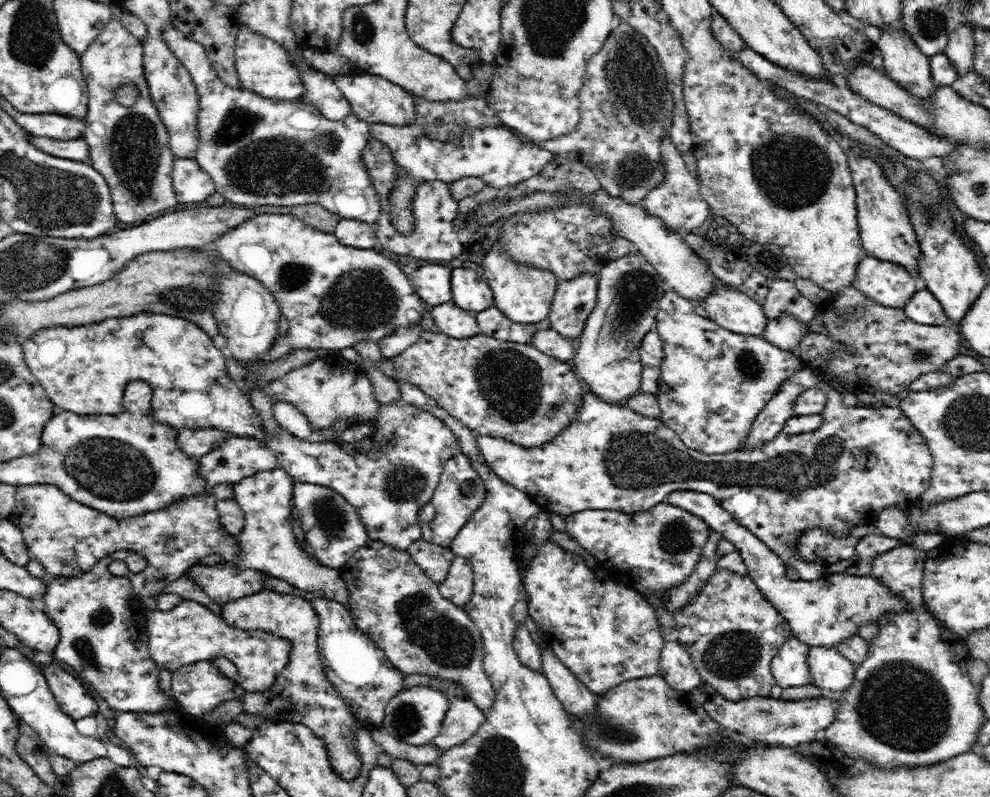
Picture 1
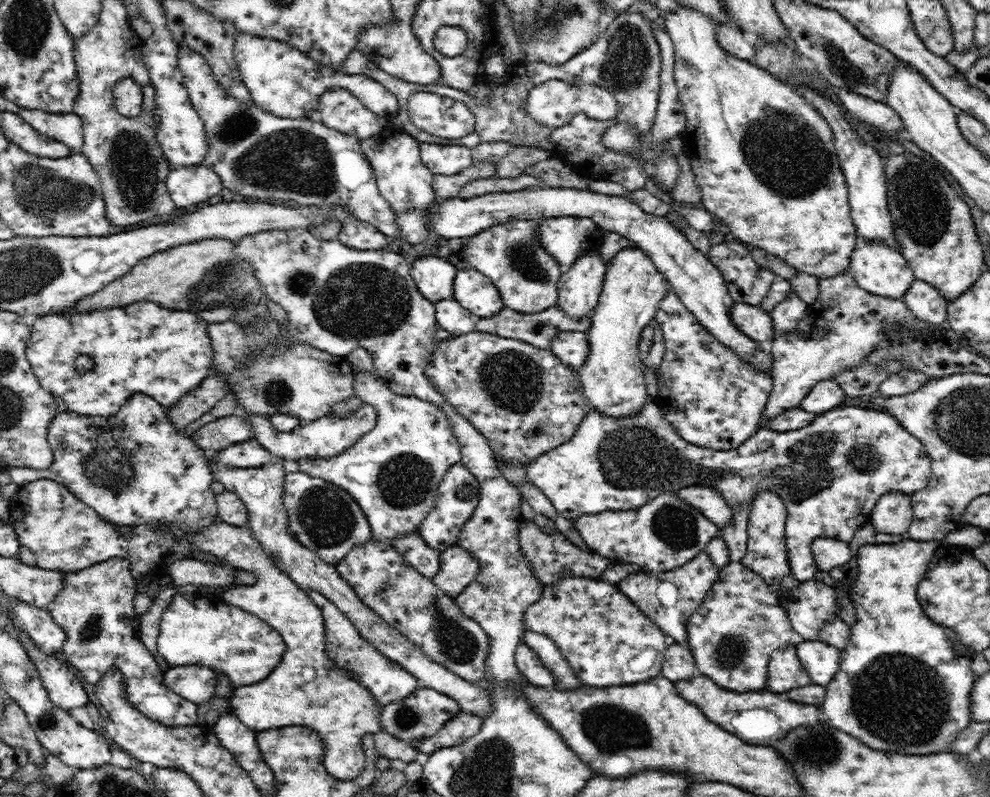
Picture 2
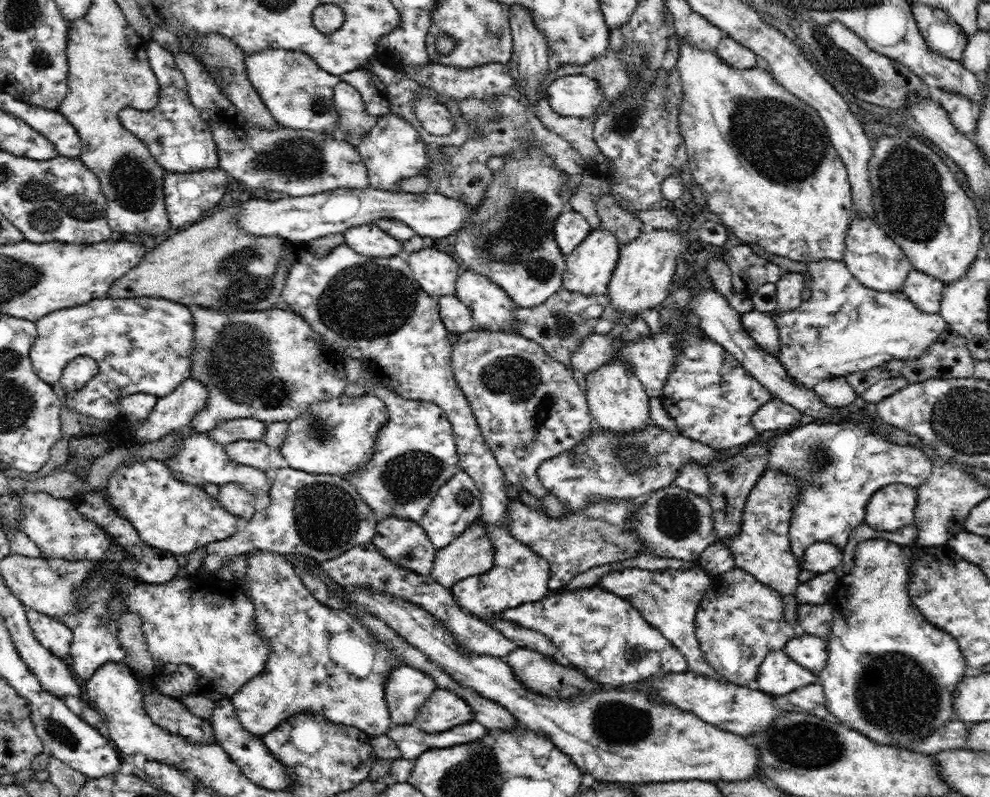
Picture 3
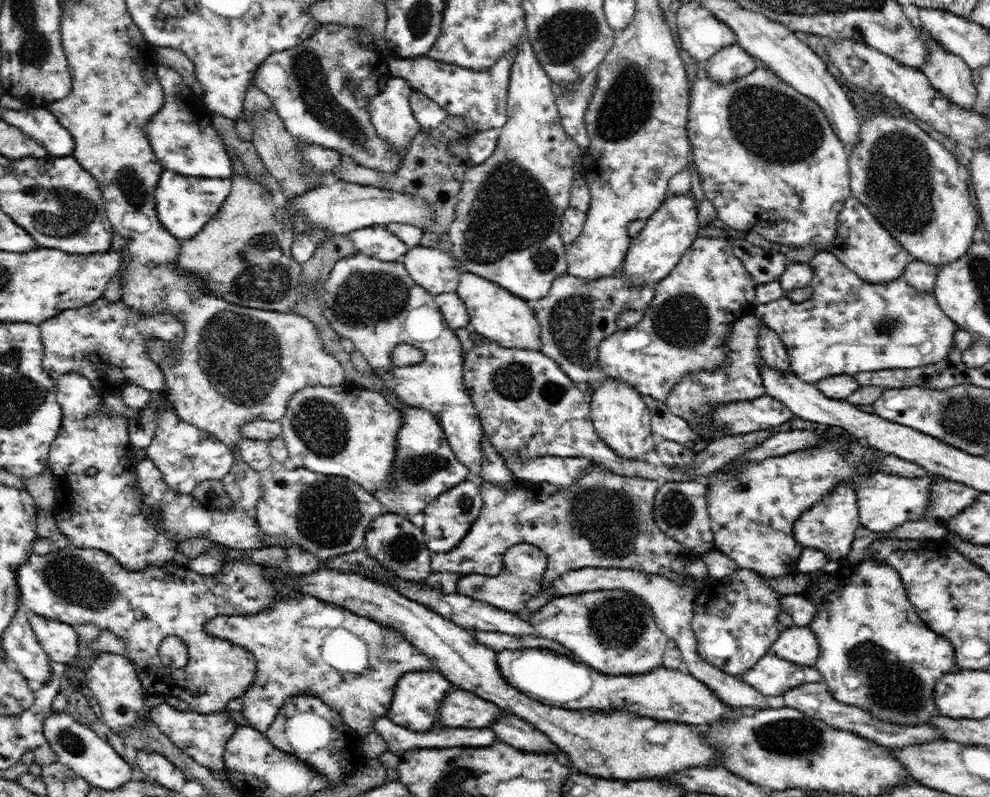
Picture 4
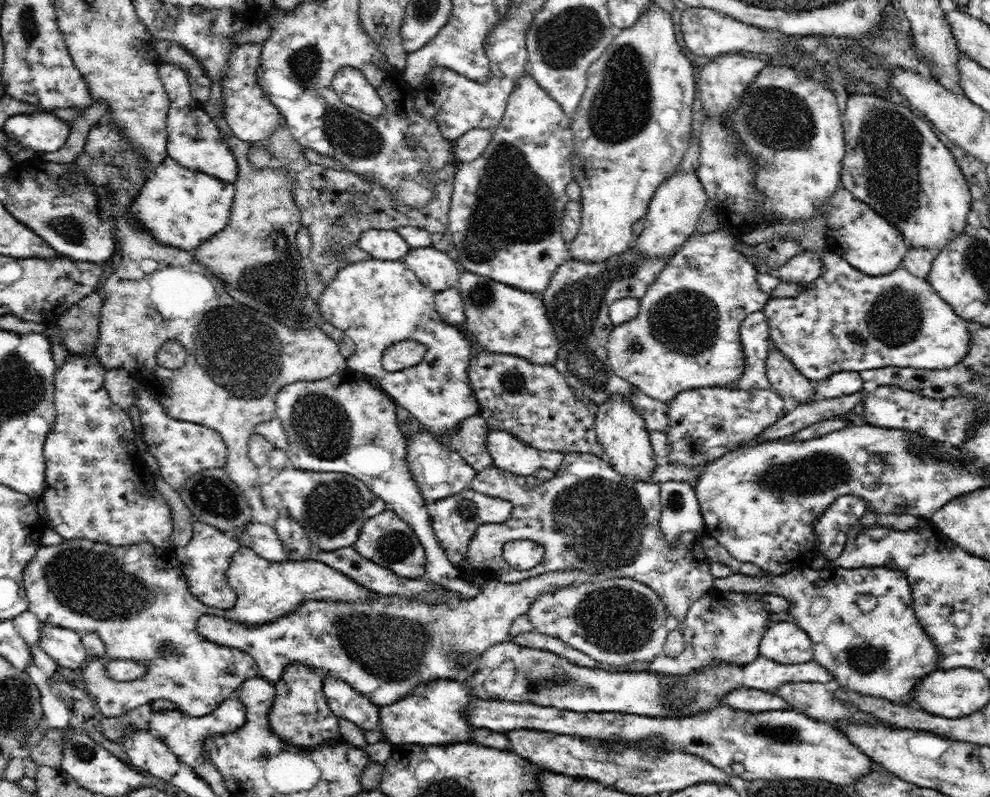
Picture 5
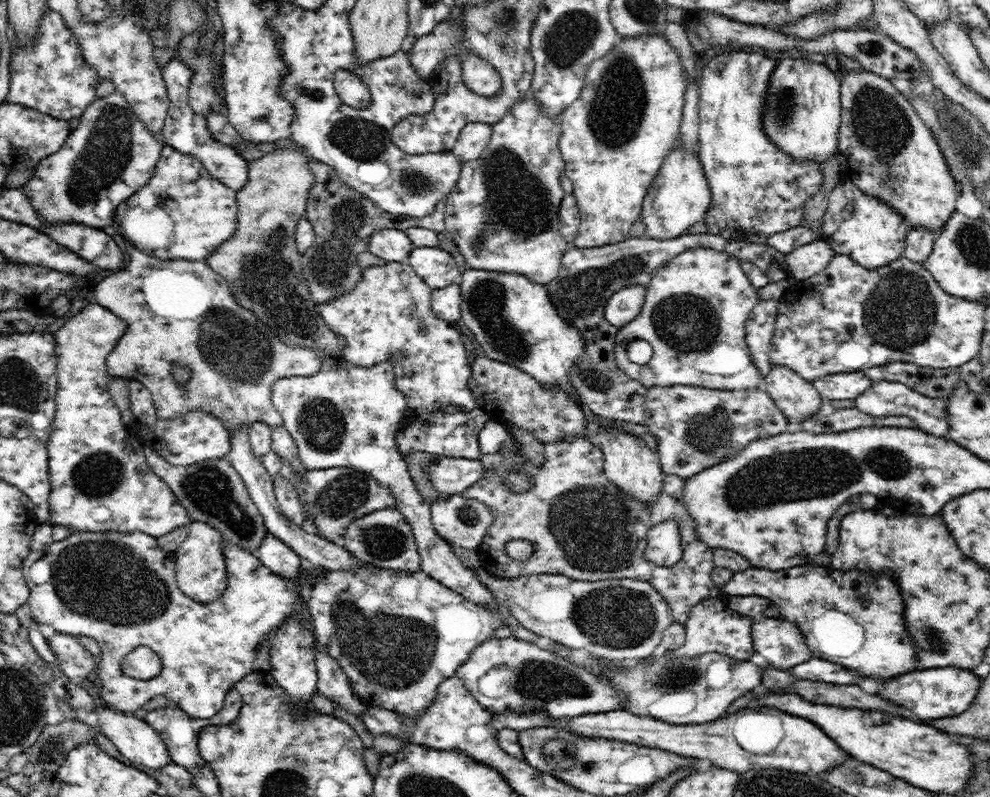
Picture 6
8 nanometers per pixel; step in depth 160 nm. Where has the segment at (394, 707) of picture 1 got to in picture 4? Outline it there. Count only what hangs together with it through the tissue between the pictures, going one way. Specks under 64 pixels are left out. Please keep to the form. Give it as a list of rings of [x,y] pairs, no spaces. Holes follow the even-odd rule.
[[[454,688],[442,699],[438,720],[439,724],[450,728],[484,728],[506,713],[512,712],[474,693]]]

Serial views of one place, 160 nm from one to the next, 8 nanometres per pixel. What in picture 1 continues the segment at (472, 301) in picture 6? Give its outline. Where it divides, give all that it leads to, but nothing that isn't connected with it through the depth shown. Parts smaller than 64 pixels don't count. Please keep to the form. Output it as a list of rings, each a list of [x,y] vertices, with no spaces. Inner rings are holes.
[[[456,268],[452,272],[452,301],[467,311],[482,312],[494,305],[494,297],[488,281],[470,268]]]

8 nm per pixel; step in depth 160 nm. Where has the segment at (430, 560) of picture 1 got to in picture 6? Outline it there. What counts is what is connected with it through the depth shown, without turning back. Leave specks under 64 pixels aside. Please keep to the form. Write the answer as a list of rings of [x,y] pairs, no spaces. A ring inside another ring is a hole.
[[[396,508],[374,510],[350,522],[340,542],[354,557],[364,564],[394,572],[418,572],[421,569],[420,555],[410,524]]]

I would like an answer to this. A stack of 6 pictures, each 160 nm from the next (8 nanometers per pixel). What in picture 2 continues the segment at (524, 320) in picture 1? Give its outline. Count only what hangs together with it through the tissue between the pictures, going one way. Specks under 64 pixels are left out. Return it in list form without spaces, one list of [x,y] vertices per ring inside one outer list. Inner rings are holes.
[[[544,218],[506,220],[466,238],[466,242],[461,243],[464,246],[459,246],[461,252],[466,252],[464,259],[468,264],[491,278],[505,306],[522,314],[542,312],[557,304],[558,281],[563,273],[540,244],[539,226],[542,220]]]

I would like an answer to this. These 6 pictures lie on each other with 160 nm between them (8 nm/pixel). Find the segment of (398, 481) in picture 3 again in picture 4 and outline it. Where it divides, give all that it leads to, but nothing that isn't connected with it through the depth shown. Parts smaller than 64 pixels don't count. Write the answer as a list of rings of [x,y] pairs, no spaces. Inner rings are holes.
[[[404,407],[402,425],[396,438],[392,479],[389,485],[374,493],[382,505],[388,506],[389,512],[407,517],[420,514],[442,493],[453,489],[459,482],[466,480],[470,470],[457,459],[448,443],[439,419],[423,408]]]

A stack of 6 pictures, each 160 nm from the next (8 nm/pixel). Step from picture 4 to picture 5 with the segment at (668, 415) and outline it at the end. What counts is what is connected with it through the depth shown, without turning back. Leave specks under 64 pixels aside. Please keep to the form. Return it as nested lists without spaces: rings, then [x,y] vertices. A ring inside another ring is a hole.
[[[630,246],[628,250],[621,251],[620,254],[614,254],[604,262],[582,262],[569,257],[558,266],[558,270],[551,278],[548,288],[541,294],[546,316],[549,318],[551,326],[554,327],[556,340],[558,340],[558,354],[553,364],[557,371],[566,377],[566,381],[577,392],[578,397],[595,403],[597,406],[604,404],[606,399],[612,395],[622,395],[622,397],[630,399],[630,403],[637,408],[639,414],[644,418],[644,423],[647,425],[649,432],[666,433],[669,430],[667,404],[642,392],[636,385],[620,378],[611,369],[611,364],[607,361],[606,345],[609,334],[615,326],[609,315],[609,306],[620,298],[634,297],[641,299],[646,294],[650,284],[654,282],[655,277],[664,270],[672,256],[674,254],[670,254],[666,258],[648,258],[640,254],[634,246]]]

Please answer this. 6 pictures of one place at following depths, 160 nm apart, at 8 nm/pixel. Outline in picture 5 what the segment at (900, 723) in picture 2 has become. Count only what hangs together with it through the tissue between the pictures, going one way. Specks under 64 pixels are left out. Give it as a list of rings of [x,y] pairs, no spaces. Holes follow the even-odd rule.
[[[812,567],[800,568],[796,570],[792,570],[792,572],[786,572],[786,574],[778,574],[778,576],[774,576],[773,574],[765,573],[760,574],[760,576],[744,576],[742,574],[732,573],[730,576],[724,578],[715,578],[713,582],[714,588],[721,591],[729,591],[732,590],[738,593],[774,593],[780,597],[784,597],[784,599],[790,602],[790,610],[788,612],[792,614],[794,617],[795,623],[802,628],[802,630],[806,631],[806,634],[810,637],[813,646],[813,660],[816,661],[820,666],[823,666],[832,674],[833,678],[839,682],[839,687],[845,688],[846,690],[853,690],[858,694],[869,694],[869,696],[876,696],[878,698],[883,698],[884,700],[888,700],[893,702],[894,704],[910,704],[910,702],[914,702],[914,690],[912,688],[916,688],[918,682],[924,678],[924,676],[928,676],[930,672],[934,672],[934,670],[938,670],[938,649],[934,646],[934,642],[930,640],[929,636],[926,636],[924,628],[922,625],[918,623],[918,619],[916,618],[914,612],[914,605],[912,604],[913,598],[910,596],[910,585],[906,582],[907,576],[901,570],[892,570],[886,567],[866,567],[864,568],[852,568],[846,569],[842,567],[832,568],[832,570],[824,570],[824,569],[812,569]],[[878,582],[880,582],[880,590],[882,588],[886,588],[886,592],[884,594],[876,594],[878,598],[880,598],[880,614],[864,614],[862,610],[856,604],[856,598],[858,598],[858,594],[860,592],[874,592],[874,588],[878,590]]]

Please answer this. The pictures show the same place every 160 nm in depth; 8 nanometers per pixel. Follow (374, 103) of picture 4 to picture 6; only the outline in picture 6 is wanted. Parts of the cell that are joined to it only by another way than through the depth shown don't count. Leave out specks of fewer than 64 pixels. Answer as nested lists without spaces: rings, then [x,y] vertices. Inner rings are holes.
[[[340,70],[334,75],[334,88],[342,103],[352,108],[368,108],[372,102],[370,87],[352,72]]]

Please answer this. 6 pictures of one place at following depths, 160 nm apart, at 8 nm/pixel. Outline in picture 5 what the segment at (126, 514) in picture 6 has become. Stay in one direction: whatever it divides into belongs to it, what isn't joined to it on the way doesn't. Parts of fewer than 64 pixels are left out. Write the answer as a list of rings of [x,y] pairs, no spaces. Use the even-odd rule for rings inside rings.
[[[69,353],[55,372],[57,418],[43,447],[47,484],[43,499],[49,518],[48,526],[58,532],[63,541],[84,539],[124,547],[146,541],[150,545],[172,549],[172,509],[156,488],[155,474],[142,461],[135,442],[136,429],[129,414],[114,404],[104,388],[105,371],[105,366],[96,355]]]

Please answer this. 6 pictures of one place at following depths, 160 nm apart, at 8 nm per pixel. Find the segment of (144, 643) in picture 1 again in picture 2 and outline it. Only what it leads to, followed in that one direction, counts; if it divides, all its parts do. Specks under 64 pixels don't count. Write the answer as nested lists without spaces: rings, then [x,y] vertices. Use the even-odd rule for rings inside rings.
[[[120,557],[109,558],[88,568],[65,573],[62,588],[58,591],[49,607],[55,623],[64,629],[67,636],[63,644],[64,660],[80,670],[88,684],[100,683],[106,672],[112,669],[112,666],[117,668],[124,678],[128,702],[131,702],[150,720],[173,727],[198,725],[199,718],[196,703],[172,692],[164,685],[164,671],[160,669],[154,656],[140,640],[140,619],[136,616],[136,611],[134,611],[133,601],[136,584],[137,580],[130,572],[130,561]]]

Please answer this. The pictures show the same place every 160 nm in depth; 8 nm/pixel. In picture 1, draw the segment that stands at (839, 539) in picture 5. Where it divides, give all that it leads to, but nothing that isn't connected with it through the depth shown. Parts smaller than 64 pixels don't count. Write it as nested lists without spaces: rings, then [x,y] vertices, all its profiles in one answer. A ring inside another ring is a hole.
[[[822,380],[816,385],[826,393],[826,406],[824,406],[822,413],[823,424],[818,426],[819,428],[812,433],[790,436],[781,432],[781,434],[778,434],[778,437],[774,438],[771,442],[768,442],[764,446],[760,446],[760,448],[752,448],[752,450],[743,447],[740,450],[728,454],[706,454],[699,450],[692,450],[684,445],[682,440],[674,433],[674,430],[664,425],[661,419],[646,418],[632,410],[628,405],[622,406],[621,404],[603,402],[602,399],[596,397],[592,391],[583,395],[584,404],[580,407],[578,418],[576,418],[558,438],[554,438],[552,442],[546,442],[546,444],[542,446],[526,448],[513,444],[504,438],[492,438],[490,436],[476,434],[476,441],[478,441],[477,447],[479,448],[479,453],[484,457],[486,465],[488,465],[499,478],[502,478],[502,480],[510,483],[513,487],[520,489],[522,492],[528,493],[536,501],[540,510],[556,513],[563,517],[588,509],[614,510],[626,514],[646,512],[646,510],[650,510],[650,508],[656,506],[659,502],[666,501],[669,493],[673,493],[674,491],[697,491],[710,494],[724,510],[727,510],[731,514],[731,517],[736,522],[739,522],[739,524],[750,530],[752,534],[756,535],[764,545],[778,554],[785,564],[792,565],[792,567],[798,571],[799,577],[803,581],[811,581],[827,574],[825,572],[825,566],[821,566],[814,562],[806,562],[797,554],[798,538],[800,538],[802,532],[806,532],[805,530],[808,527],[822,527],[822,529],[834,533],[837,538],[852,536],[851,528],[854,525],[870,526],[870,524],[875,524],[878,514],[880,514],[884,508],[888,508],[888,506],[899,506],[900,508],[910,509],[914,507],[916,502],[920,500],[920,496],[922,496],[922,494],[926,492],[928,486],[930,486],[930,476],[933,474],[933,460],[930,449],[928,448],[928,443],[926,443],[926,440],[920,435],[920,432],[912,425],[912,422],[902,413],[899,407],[848,407],[844,405],[843,395],[836,391],[834,387],[830,387],[826,381]]]

